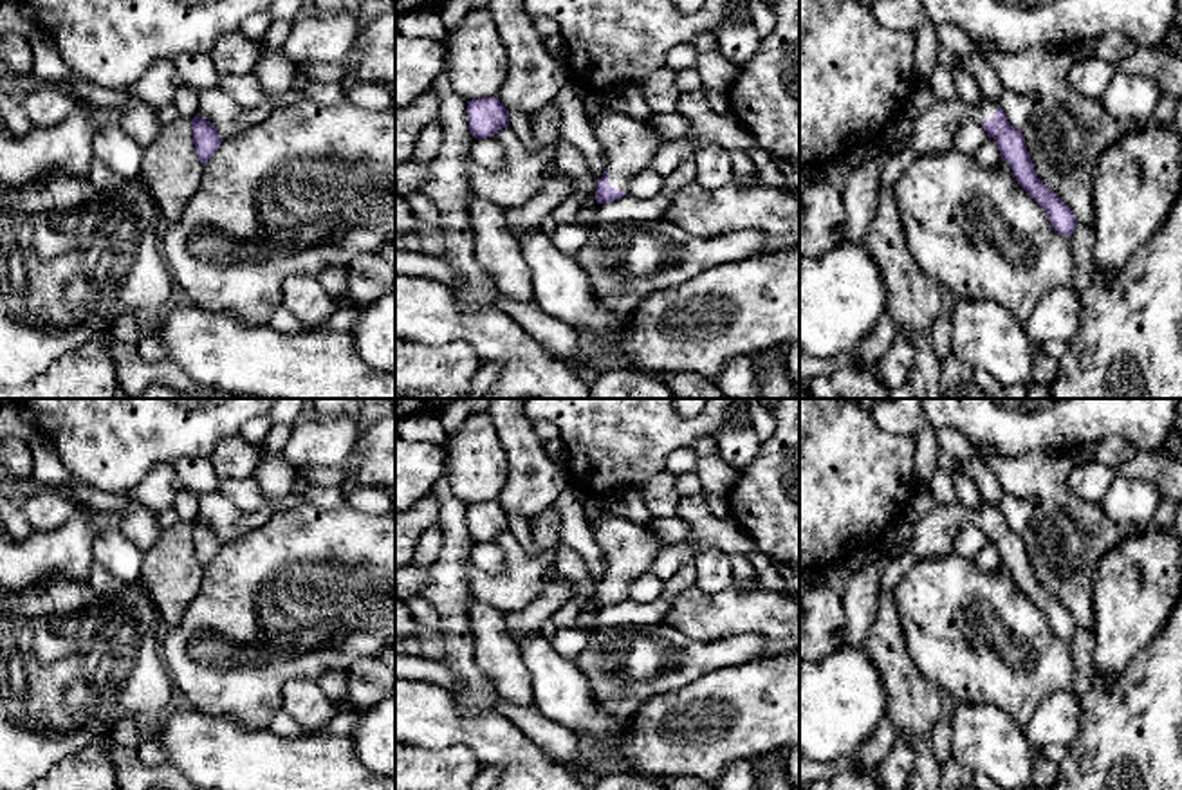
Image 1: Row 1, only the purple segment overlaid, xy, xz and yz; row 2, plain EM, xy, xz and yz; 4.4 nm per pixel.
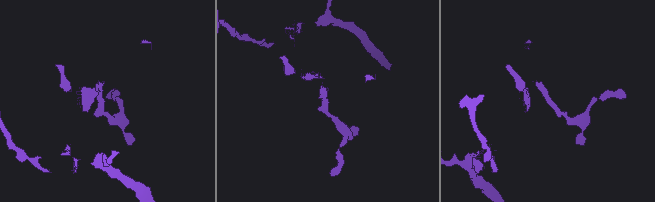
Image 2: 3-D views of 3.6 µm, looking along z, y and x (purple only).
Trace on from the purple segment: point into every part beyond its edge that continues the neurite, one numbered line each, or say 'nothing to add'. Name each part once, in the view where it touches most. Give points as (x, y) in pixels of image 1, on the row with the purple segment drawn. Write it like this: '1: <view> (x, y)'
1: xz (628, 143)

